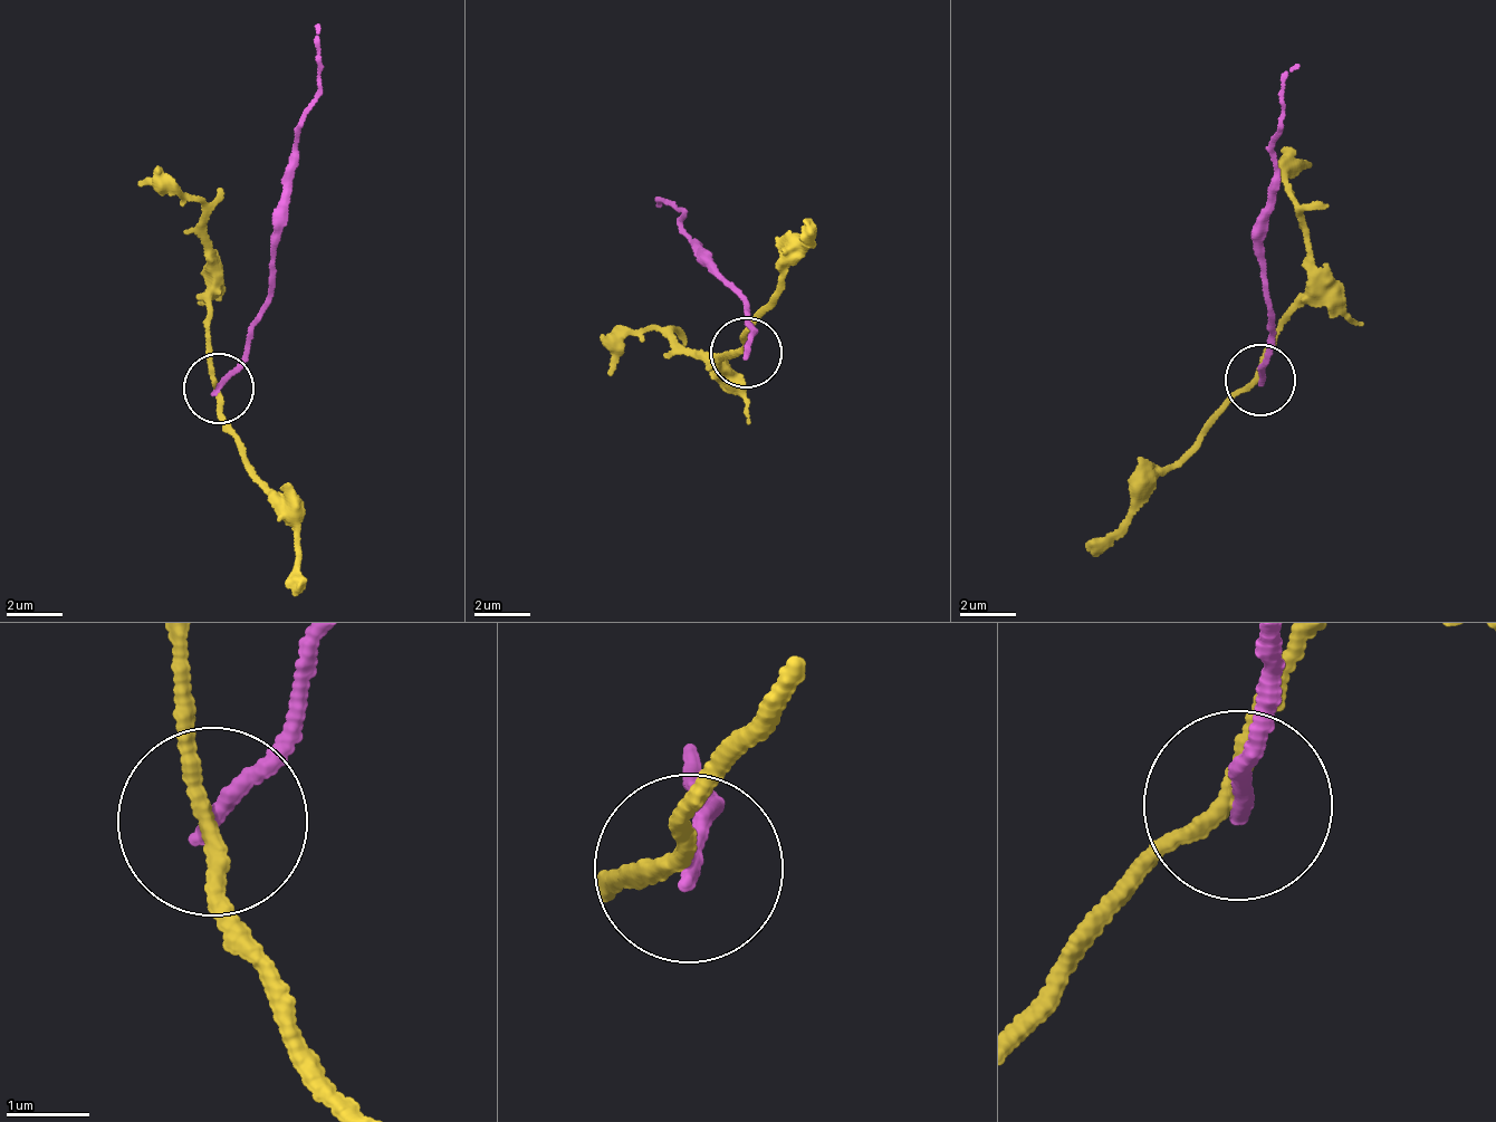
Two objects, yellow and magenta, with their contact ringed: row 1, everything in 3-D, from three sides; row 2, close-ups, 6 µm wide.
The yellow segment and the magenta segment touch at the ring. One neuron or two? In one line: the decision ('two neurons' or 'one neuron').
two neurons

